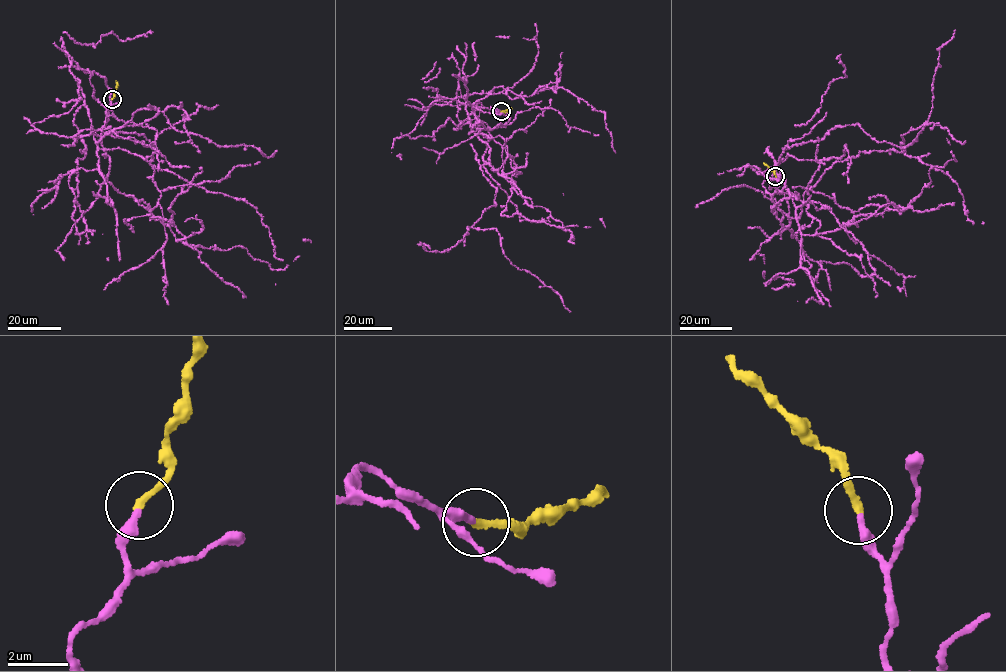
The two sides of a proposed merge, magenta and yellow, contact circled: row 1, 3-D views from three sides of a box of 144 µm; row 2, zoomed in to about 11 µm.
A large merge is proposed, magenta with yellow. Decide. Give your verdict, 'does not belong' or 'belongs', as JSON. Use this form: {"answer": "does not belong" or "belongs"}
{"answer": "belongs"}

